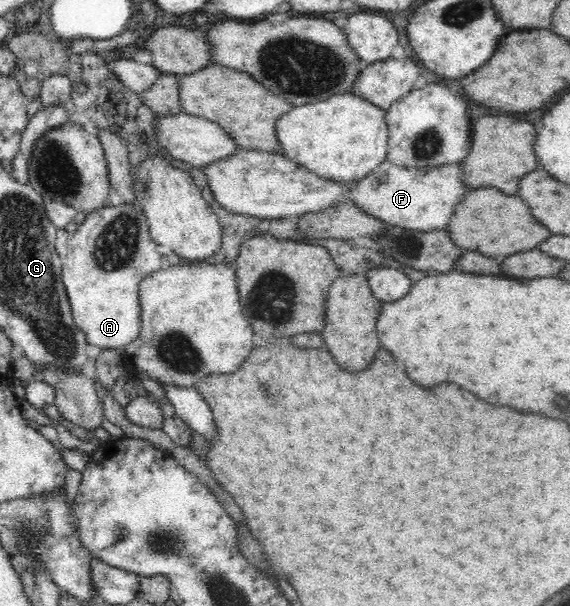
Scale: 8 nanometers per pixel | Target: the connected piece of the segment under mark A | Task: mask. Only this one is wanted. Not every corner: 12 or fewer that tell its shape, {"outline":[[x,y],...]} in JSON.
{"outline":[[138,205],[90,213],[62,280],[87,345],[124,350],[162,270]]}

